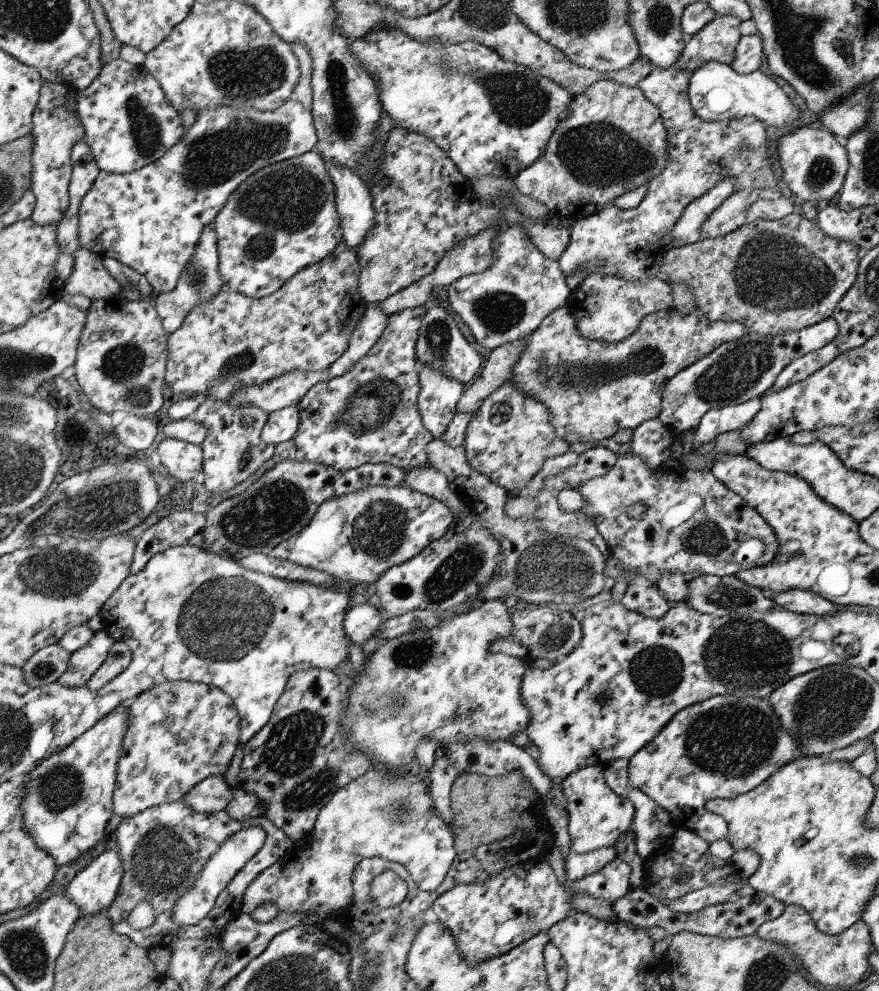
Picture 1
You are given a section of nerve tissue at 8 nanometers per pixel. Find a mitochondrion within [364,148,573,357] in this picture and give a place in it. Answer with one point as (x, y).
(497, 311)

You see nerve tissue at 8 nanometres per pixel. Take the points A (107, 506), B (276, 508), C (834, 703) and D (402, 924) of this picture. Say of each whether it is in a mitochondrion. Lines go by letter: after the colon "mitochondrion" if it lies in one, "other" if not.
A: mitochondrion
B: mitochondrion
C: mitochondrion
D: mitochondrion

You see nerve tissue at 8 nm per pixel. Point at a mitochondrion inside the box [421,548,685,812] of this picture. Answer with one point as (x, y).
(553, 638)

